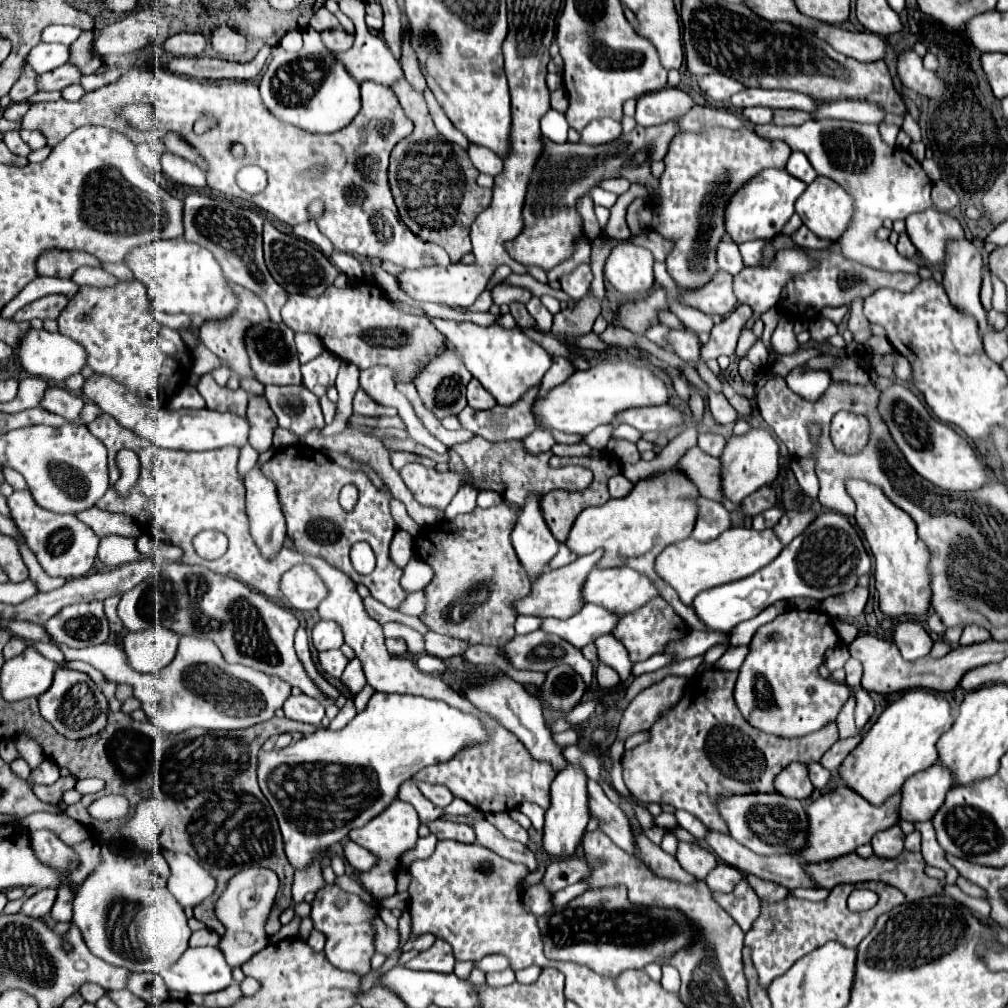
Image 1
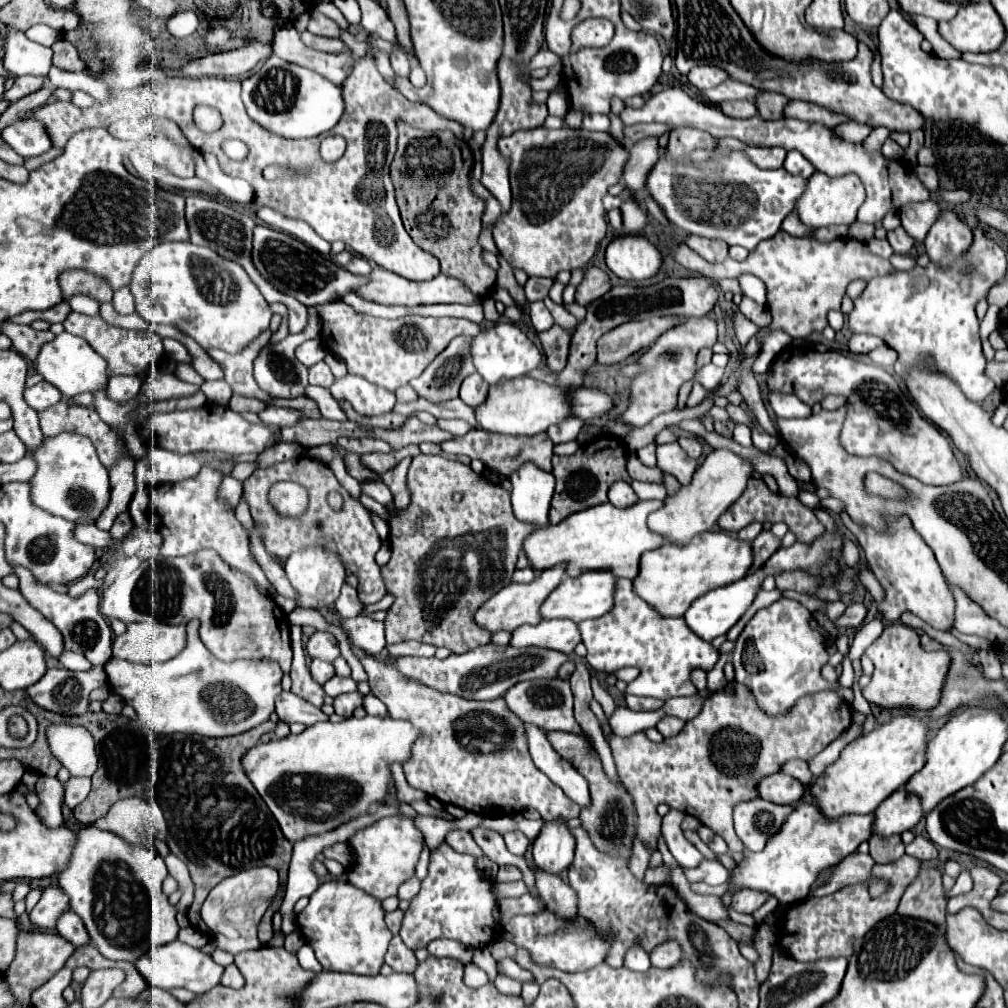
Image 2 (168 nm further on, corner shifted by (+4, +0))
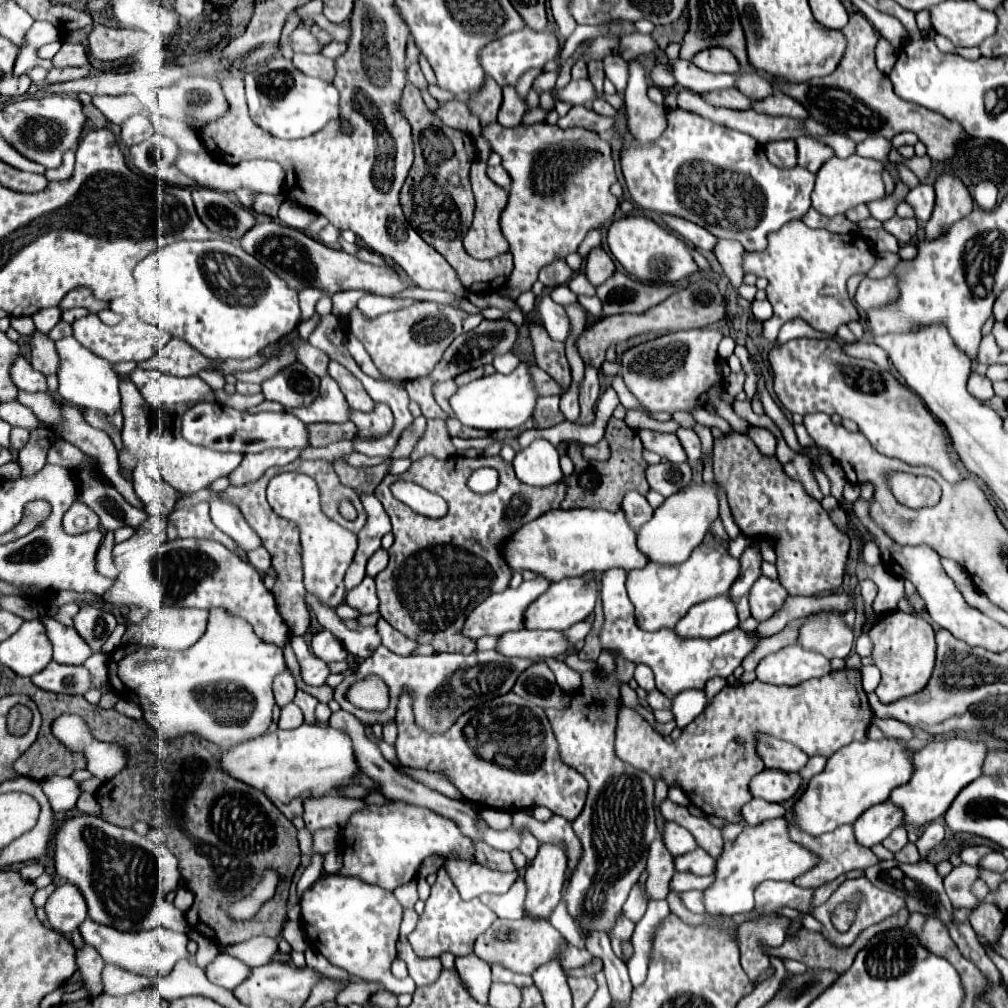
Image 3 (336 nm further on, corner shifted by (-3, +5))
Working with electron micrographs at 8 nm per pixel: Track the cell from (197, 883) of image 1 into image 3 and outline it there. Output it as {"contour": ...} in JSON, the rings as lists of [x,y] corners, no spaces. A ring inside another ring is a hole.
{"contour":[[[180,888],[180,890],[176,892],[176,900],[174,900],[174,904],[176,904],[178,910],[186,912],[186,910],[192,906],[192,892],[190,892],[188,888]]]}

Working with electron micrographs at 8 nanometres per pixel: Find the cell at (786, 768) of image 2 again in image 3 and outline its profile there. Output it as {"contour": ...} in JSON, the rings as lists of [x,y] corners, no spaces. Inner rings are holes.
{"contour":[[[768,736],[758,738],[758,754],[766,768],[780,768],[784,772],[800,772],[808,762],[808,756],[790,742],[780,742]]]}

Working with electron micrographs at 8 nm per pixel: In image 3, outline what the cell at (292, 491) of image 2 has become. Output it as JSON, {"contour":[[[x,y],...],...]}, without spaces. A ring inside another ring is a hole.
{"contour":[[[302,472],[276,474],[268,484],[268,502],[278,516],[294,522],[300,530],[306,590],[320,594],[320,598],[330,606],[338,606],[344,600],[344,574],[356,552],[356,536],[322,512],[318,502],[318,484]]]}

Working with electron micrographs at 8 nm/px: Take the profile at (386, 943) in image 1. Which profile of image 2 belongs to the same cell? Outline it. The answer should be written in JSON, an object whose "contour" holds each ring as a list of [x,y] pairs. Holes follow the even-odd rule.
{"contour":[[[399,937],[399,939],[391,939],[389,951],[385,955],[385,963],[391,965],[397,973],[413,975],[413,971],[417,967],[417,957],[409,947],[405,947],[405,943]]]}

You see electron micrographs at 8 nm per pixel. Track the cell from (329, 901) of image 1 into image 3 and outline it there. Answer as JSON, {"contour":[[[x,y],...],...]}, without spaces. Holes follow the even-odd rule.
{"contour":[[[326,874],[302,894],[300,906],[302,906],[302,926],[306,932],[306,938],[310,946],[318,950],[326,960],[330,960],[338,968],[344,968],[352,978],[380,982],[392,994],[414,992],[416,984],[412,982],[412,978],[398,980],[390,972],[390,962],[396,958],[396,940],[398,940],[398,928],[402,922],[402,906],[398,904],[392,892],[374,884],[366,884],[364,880],[356,876],[340,876],[340,874],[328,876]]]}

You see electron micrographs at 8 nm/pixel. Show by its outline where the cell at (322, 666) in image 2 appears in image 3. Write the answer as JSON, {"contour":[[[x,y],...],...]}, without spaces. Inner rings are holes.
{"contour":[[[294,636],[292,638],[292,650],[300,662],[300,670],[302,670],[302,678],[306,684],[312,684],[312,686],[320,686],[326,682],[328,674],[330,674],[330,668],[324,660],[316,658],[310,648],[306,646],[306,640],[302,636]]]}

